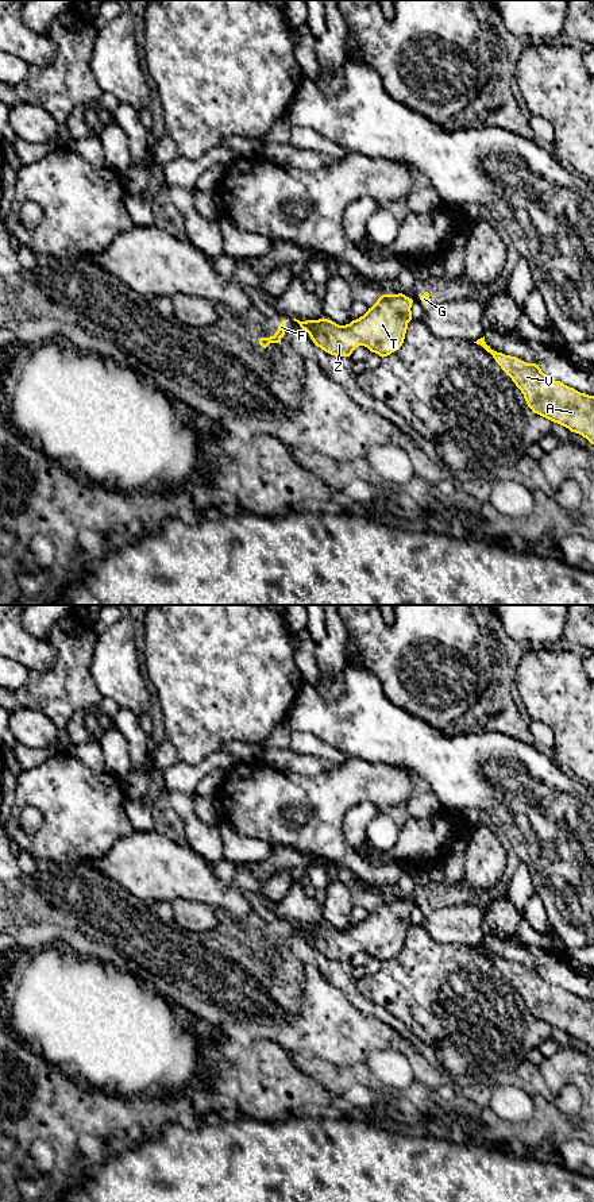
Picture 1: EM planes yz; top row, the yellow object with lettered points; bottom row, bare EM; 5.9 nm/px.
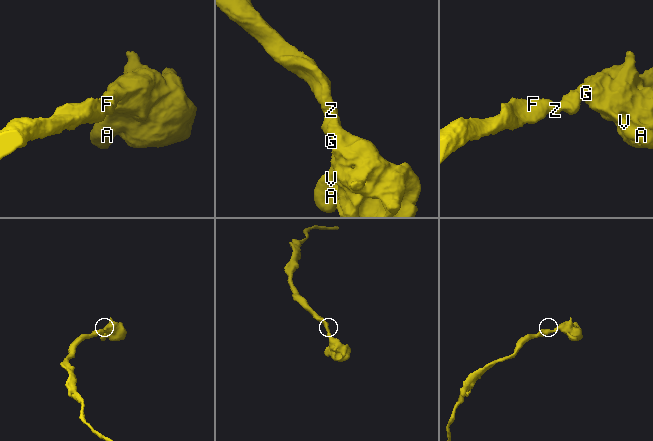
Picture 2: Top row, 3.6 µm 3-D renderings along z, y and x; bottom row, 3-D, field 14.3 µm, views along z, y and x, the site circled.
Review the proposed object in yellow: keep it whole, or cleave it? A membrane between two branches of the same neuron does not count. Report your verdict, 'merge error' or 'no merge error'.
no merge error

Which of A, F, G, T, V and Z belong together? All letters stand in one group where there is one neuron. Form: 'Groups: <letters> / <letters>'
Groups: A F G T V Z

